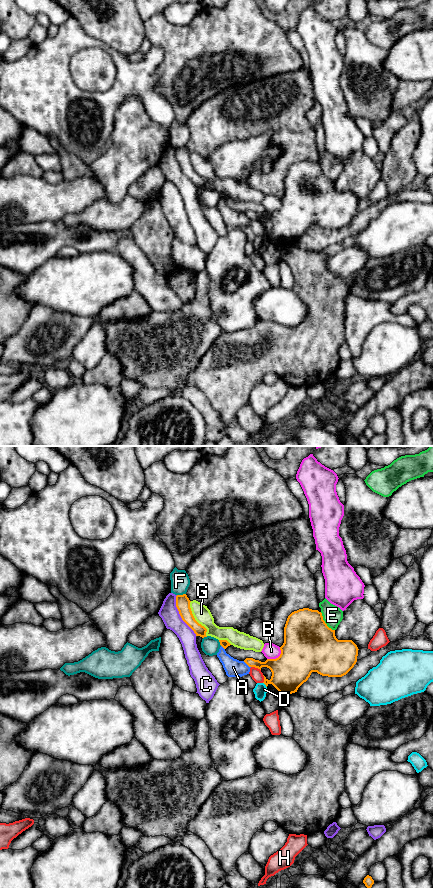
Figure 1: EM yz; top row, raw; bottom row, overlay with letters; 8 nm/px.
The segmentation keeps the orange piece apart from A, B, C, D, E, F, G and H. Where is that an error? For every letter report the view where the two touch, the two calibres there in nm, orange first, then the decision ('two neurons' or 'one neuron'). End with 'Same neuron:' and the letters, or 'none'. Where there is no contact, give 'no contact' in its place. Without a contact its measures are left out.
A: yz | 140/140 nm | two neurons
B: yz | 400/130 nm | two neurons
C: yz | 110/150 nm | two neurons
D: yz | 300/110 nm | two neurons
E: yz | 420/160 nm | two neurons
F: yz | 110/150 nm | two neurons
G: yz | 110/140 nm | two neurons
H: yz | 260/90 nm | two neurons
Same neuron: none

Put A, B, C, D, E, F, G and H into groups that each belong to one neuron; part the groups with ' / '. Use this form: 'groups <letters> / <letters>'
groups A G / B / C / D / E / F / H

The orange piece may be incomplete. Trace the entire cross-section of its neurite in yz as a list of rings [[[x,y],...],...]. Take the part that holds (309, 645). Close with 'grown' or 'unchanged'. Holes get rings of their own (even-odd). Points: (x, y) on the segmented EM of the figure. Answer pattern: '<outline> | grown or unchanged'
[[[303,608],[288,616],[284,627],[284,643],[280,650],[281,654],[276,659],[267,659],[265,662],[261,662],[253,658],[246,658],[244,662],[249,667],[260,670],[262,667],[269,668],[272,672],[271,679],[268,680],[264,676],[263,683],[266,687],[272,684],[282,696],[288,696],[297,692],[312,672],[328,677],[346,675],[356,664],[359,649],[352,640],[338,640],[335,630],[327,626],[321,612]]] | unchanged

